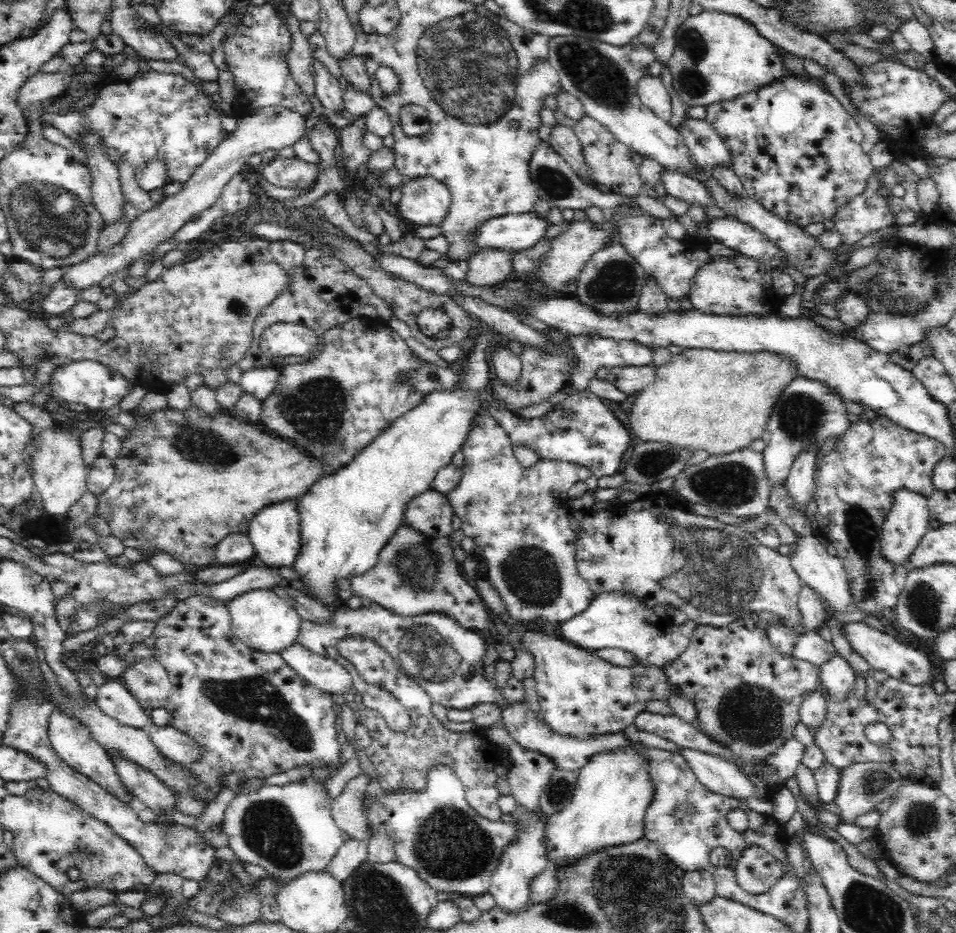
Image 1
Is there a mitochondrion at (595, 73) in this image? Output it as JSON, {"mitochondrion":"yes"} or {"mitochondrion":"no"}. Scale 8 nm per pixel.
{"mitochondrion":"yes"}

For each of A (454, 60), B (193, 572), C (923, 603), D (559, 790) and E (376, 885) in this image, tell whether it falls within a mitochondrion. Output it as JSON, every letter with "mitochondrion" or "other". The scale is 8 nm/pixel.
{"A":"mitochondrion","B":"other","C":"mitochondrion","D":"mitochondrion","E":"mitochondrion"}

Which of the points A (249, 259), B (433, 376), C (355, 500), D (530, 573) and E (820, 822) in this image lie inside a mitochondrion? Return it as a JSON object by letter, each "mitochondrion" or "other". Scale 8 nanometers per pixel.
{"A":"other","B":"other","C":"other","D":"mitochondrion","E":"other"}

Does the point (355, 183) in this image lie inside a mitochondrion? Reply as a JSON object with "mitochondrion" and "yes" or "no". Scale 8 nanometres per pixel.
{"mitochondrion":"no"}

